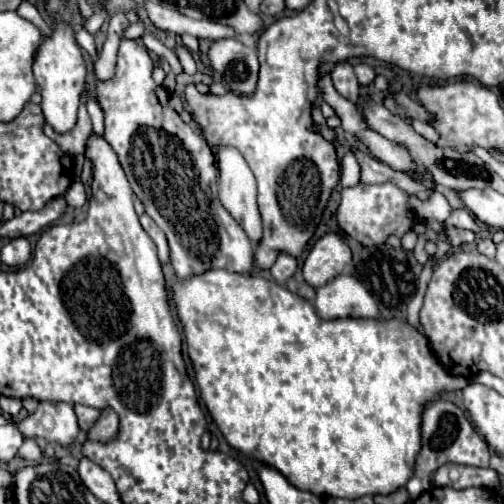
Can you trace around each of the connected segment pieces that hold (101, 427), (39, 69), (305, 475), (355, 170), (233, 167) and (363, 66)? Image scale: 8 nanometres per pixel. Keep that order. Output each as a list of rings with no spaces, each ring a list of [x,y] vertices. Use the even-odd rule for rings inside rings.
[[[104,408],[100,420],[90,428],[88,438],[94,442],[112,442],[118,436],[118,428],[120,428],[120,420],[118,414],[112,408]]]
[[[64,24],[62,28],[54,28],[54,34],[50,38],[44,38],[44,44],[40,46],[40,52],[36,54],[34,60],[34,76],[42,94],[40,106],[46,122],[58,134],[70,132],[74,128],[80,106],[80,94],[84,90],[84,80],[86,80],[86,64],[74,40],[74,32],[76,28],[70,24]]]
[[[220,268],[206,270],[196,276],[188,276],[184,280],[176,280],[172,284],[172,302],[176,314],[184,326],[188,356],[194,366],[196,384],[200,388],[200,398],[206,404],[212,420],[220,428],[226,442],[244,454],[246,458],[254,458],[260,464],[272,466],[280,470],[290,484],[300,490],[308,490],[316,496],[338,496],[338,498],[360,498],[366,494],[390,494],[402,486],[406,486],[408,476],[412,476],[412,464],[416,454],[420,452],[420,416],[426,402],[430,402],[436,392],[464,388],[468,382],[462,376],[452,376],[432,352],[428,340],[420,336],[410,324],[400,320],[364,320],[364,318],[344,318],[344,320],[320,320],[314,306],[292,294],[288,288],[276,284],[274,280],[266,280],[254,274],[238,274]]]
[[[346,154],[340,160],[340,166],[342,166],[342,174],[340,174],[342,186],[356,186],[360,182],[360,172],[362,172],[356,156],[354,154]]]
[[[218,148],[216,162],[218,162],[218,170],[220,170],[218,198],[220,198],[222,206],[232,214],[232,218],[236,222],[240,222],[240,226],[248,234],[250,242],[254,246],[258,246],[262,240],[262,218],[258,212],[258,204],[256,204],[256,180],[254,180],[254,176],[252,176],[246,160],[240,156],[240,152],[236,152],[236,148]]]
[[[363,61],[354,65],[354,72],[359,83],[363,85],[370,84],[376,77],[376,73],[373,68]]]

